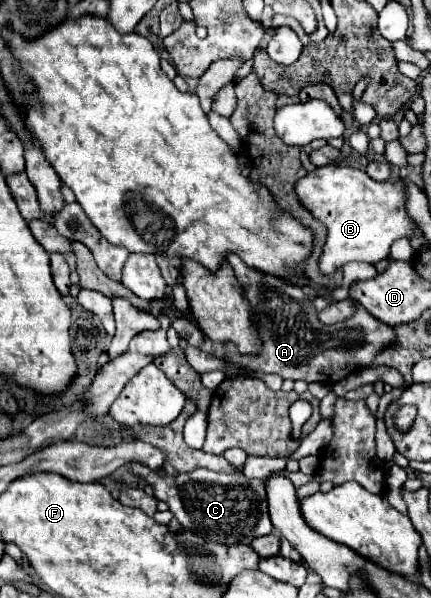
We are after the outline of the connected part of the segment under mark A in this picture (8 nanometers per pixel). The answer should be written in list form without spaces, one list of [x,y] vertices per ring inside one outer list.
[[[229,255],[229,263],[235,271],[235,277],[239,279],[245,297],[251,301],[253,313],[257,315],[257,327],[263,339],[263,349],[259,355],[243,357],[237,353],[237,347],[233,343],[225,343],[225,355],[233,359],[235,363],[261,371],[261,373],[277,373],[281,379],[303,379],[307,383],[339,383],[347,375],[359,369],[371,367],[373,359],[381,349],[395,345],[397,337],[393,327],[377,321],[365,307],[361,307],[361,313],[357,313],[357,321],[337,323],[337,325],[323,325],[317,319],[317,311],[311,307],[311,299],[303,295],[303,289],[289,285],[283,279],[277,279],[273,275],[257,273],[255,269],[249,269],[243,265],[243,261],[237,255]]]

